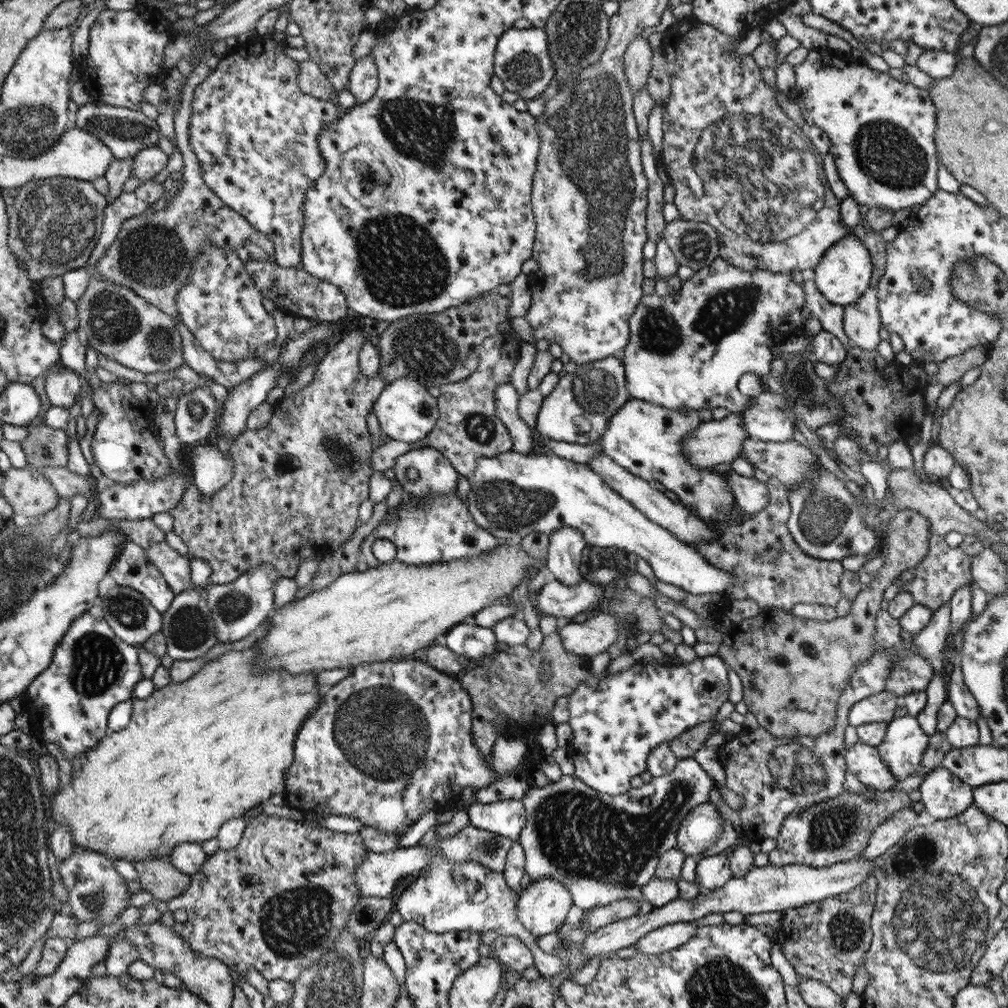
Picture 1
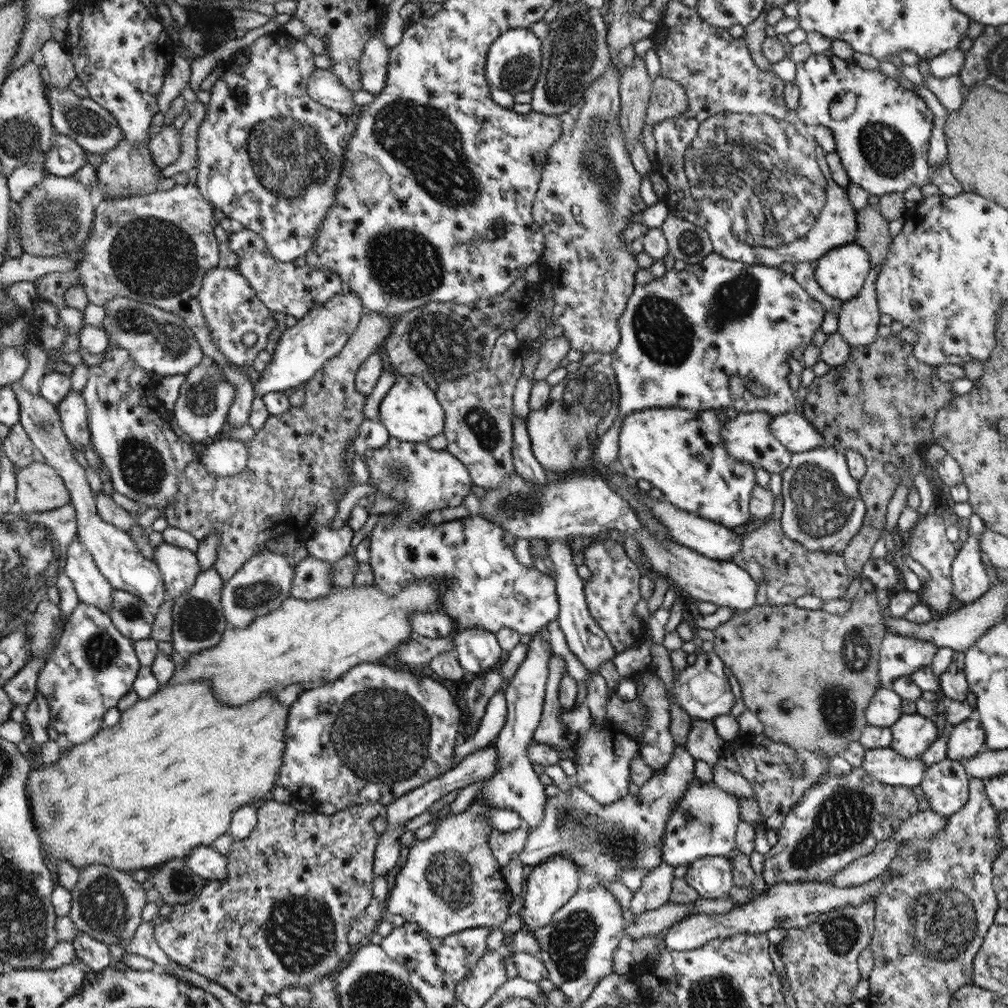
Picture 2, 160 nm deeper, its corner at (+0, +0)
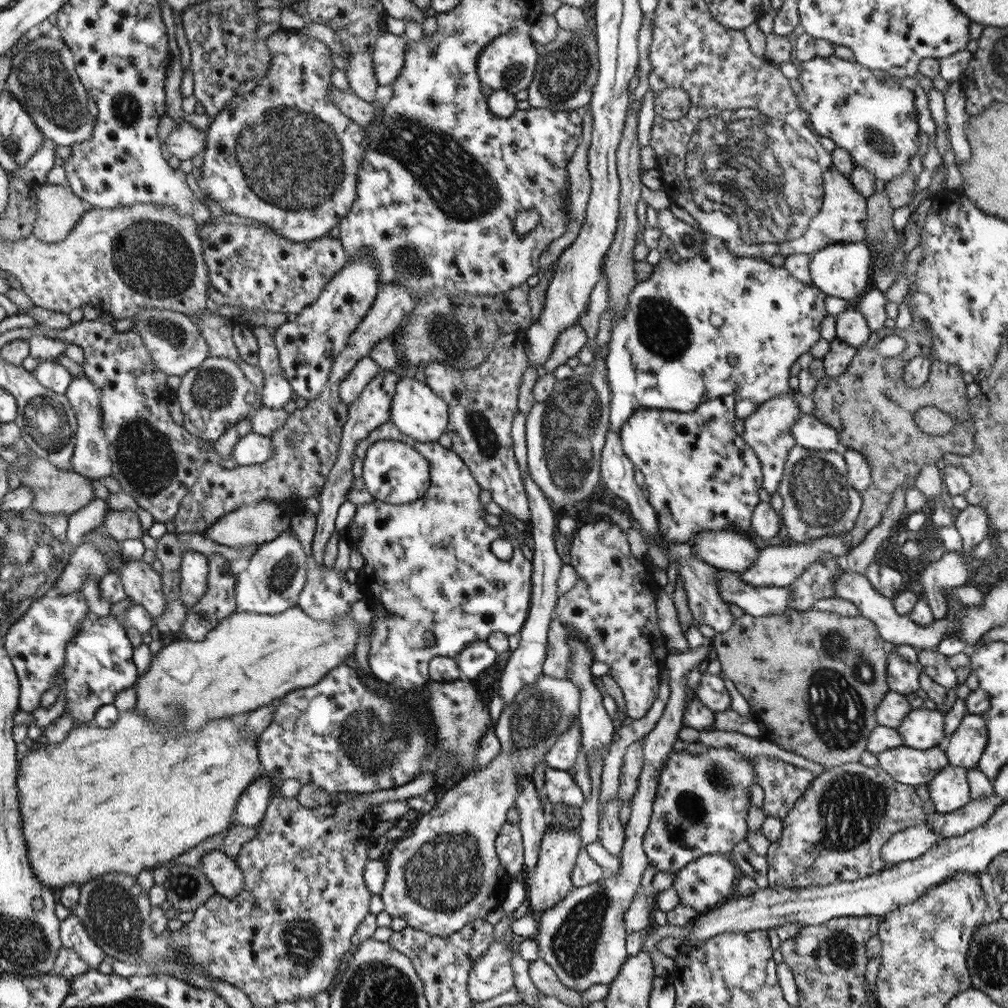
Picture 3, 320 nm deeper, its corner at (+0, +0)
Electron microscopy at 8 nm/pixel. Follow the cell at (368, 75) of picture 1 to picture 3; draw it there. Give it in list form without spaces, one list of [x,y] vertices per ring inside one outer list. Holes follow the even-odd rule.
[[[384,30],[374,45],[373,69],[379,86],[392,85],[400,76],[405,63],[406,44],[404,36]]]

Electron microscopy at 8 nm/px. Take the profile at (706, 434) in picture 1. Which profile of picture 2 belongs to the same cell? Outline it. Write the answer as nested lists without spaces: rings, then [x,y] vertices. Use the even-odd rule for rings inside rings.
[[[751,410],[748,413],[739,413],[736,418],[721,423],[721,437],[733,459],[752,463],[769,473],[783,473],[791,463],[793,453],[790,452],[773,434],[769,427],[773,422],[773,415],[766,411]]]

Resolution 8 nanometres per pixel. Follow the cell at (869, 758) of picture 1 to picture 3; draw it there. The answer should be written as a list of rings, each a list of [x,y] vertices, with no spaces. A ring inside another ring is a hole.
[[[903,745],[876,757],[884,772],[892,775],[896,782],[912,787],[928,785],[933,776],[949,764],[944,748],[940,746],[922,751]]]

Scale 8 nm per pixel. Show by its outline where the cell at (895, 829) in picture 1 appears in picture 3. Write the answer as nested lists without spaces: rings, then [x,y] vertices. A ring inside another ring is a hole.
[[[996,794],[986,800],[971,800],[966,806],[954,812],[946,814],[936,812],[927,825],[944,839],[963,835],[987,822],[1004,802],[1006,801]]]

